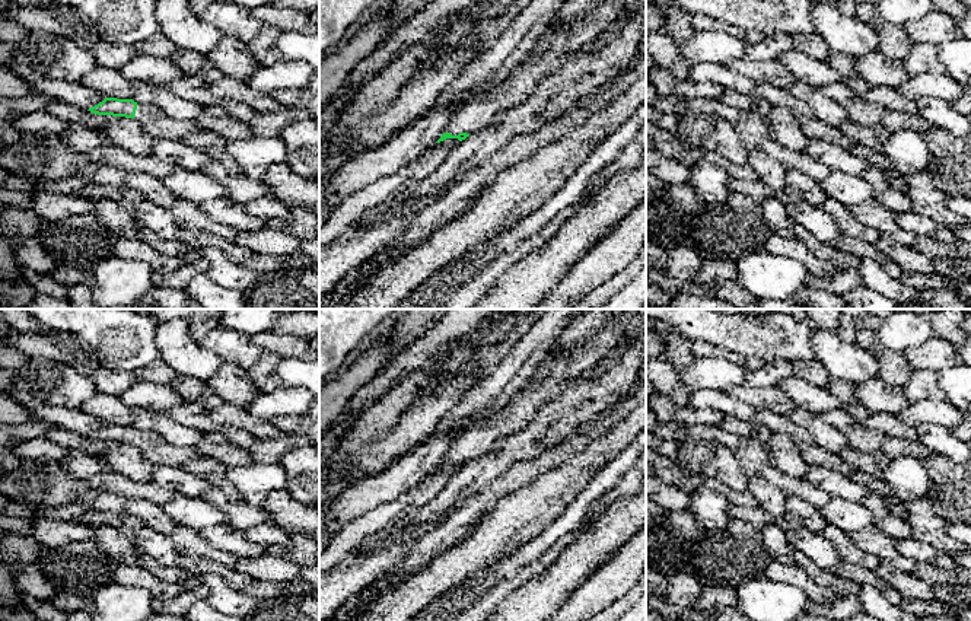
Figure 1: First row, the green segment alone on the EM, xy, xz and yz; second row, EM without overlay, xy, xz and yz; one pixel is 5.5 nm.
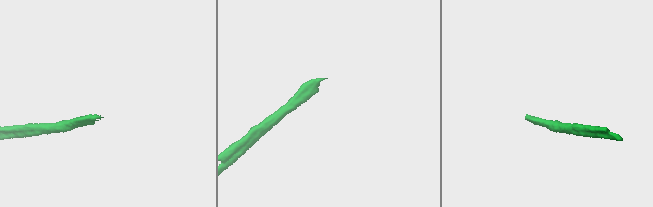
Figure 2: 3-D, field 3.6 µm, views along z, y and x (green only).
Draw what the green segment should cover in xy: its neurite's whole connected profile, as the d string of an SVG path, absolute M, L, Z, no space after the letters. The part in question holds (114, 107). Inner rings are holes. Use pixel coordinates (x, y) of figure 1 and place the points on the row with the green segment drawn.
M105 98L102 102L89 108L87 111L98 115L134 118L144 125L162 117L162 112L153 105L137 104L133 99L117 98Z

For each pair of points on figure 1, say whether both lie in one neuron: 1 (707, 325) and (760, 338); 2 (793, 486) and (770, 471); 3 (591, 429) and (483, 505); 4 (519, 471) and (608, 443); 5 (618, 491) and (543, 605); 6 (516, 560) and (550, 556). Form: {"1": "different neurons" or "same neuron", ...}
{"1": "same neuron", "2": "same neuron", "3": "same neuron", "4": "different neurons", "5": "different neurons", "6": "different neurons"}

